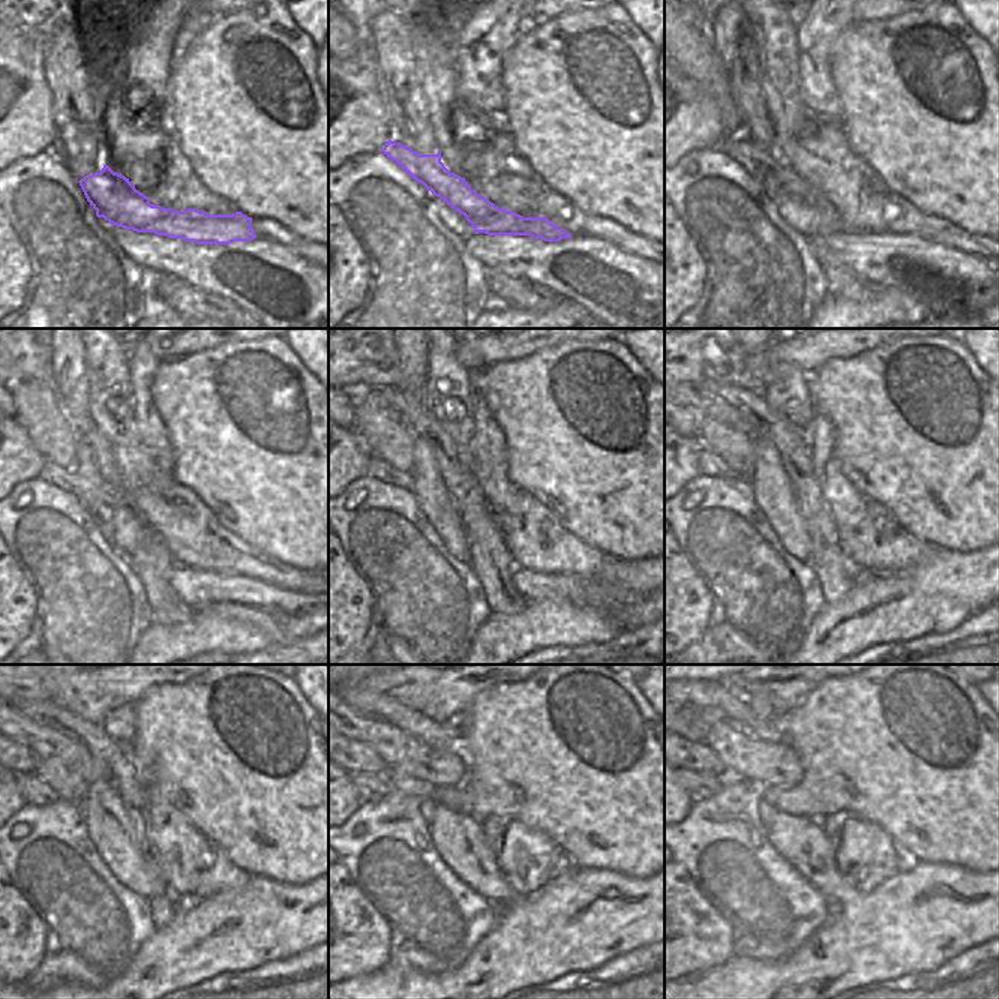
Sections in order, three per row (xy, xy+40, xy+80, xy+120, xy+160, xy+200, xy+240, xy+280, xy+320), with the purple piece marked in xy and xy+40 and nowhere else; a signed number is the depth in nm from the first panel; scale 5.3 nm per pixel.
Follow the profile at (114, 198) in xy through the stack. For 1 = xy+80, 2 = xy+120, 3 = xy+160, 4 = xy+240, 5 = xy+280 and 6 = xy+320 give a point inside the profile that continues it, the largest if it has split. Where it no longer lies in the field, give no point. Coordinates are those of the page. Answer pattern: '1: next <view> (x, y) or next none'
1: next xy+80 (761, 162)
2: next xy+120 (63, 479)
3: next xy+160 (378, 468)
4: next xy+240 (33, 791)
5: next xy+280 (371, 788)
6: next xy+320 (696, 786)

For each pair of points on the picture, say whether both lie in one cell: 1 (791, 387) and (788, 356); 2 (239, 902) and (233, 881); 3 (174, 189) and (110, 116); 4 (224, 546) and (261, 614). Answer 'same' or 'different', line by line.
1: different
2: different
3: same
4: different

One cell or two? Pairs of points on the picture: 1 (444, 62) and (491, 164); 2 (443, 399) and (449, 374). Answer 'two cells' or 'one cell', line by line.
1: one cell
2: one cell

